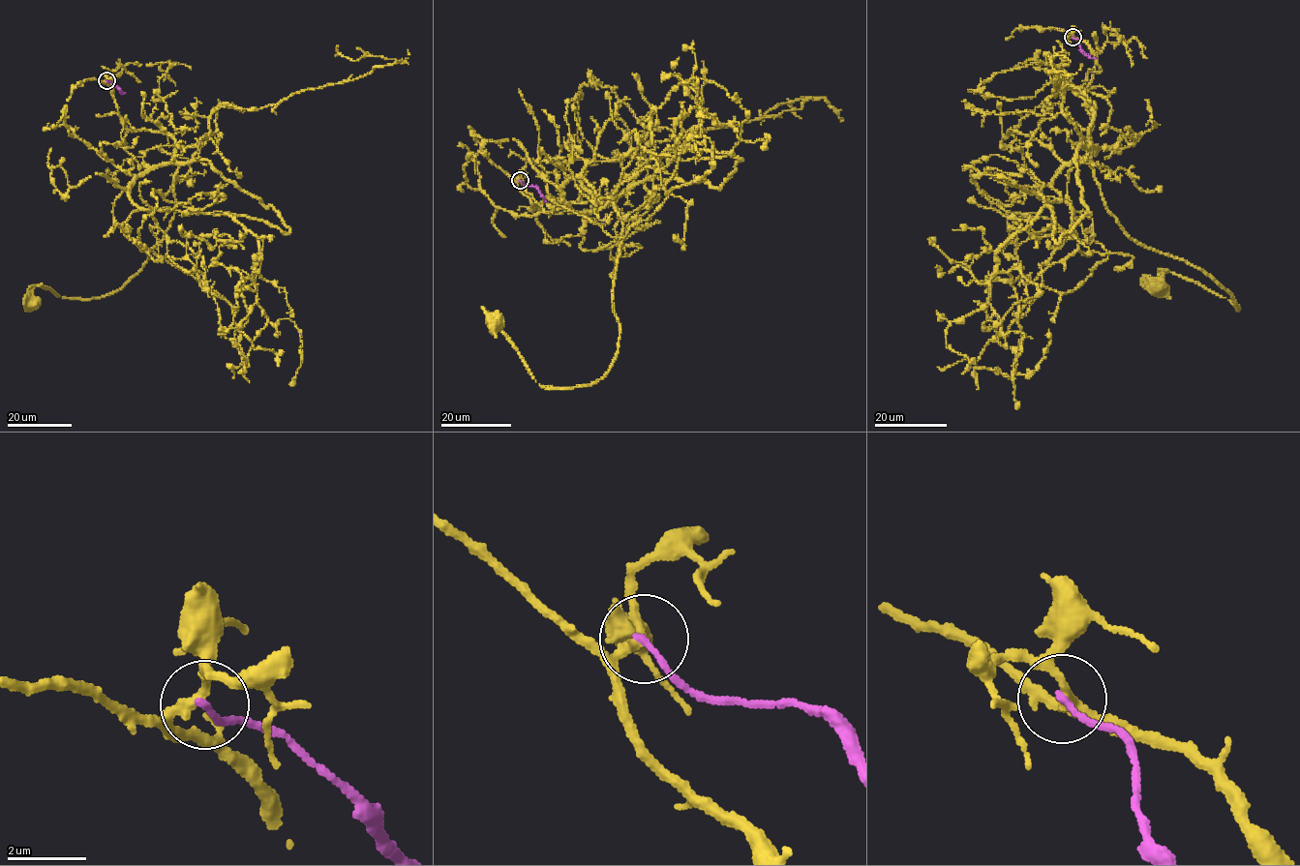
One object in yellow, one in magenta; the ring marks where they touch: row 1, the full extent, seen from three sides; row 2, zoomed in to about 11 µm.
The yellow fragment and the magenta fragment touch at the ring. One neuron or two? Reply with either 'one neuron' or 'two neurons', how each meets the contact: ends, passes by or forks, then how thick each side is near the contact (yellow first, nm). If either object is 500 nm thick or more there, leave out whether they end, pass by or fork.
two neurons; yellow passes by; magenta ends there; 240 nm thick on the yellow side, 170 nm on the other

